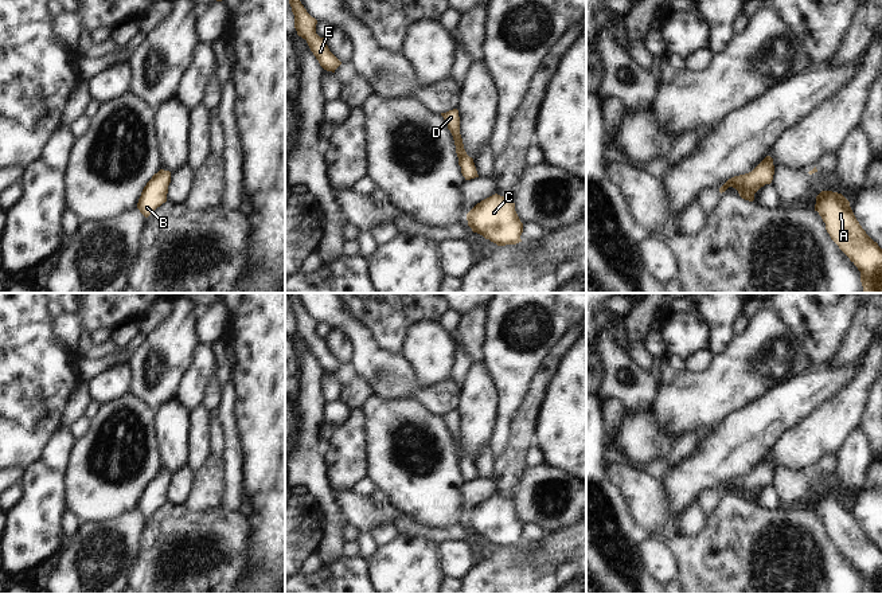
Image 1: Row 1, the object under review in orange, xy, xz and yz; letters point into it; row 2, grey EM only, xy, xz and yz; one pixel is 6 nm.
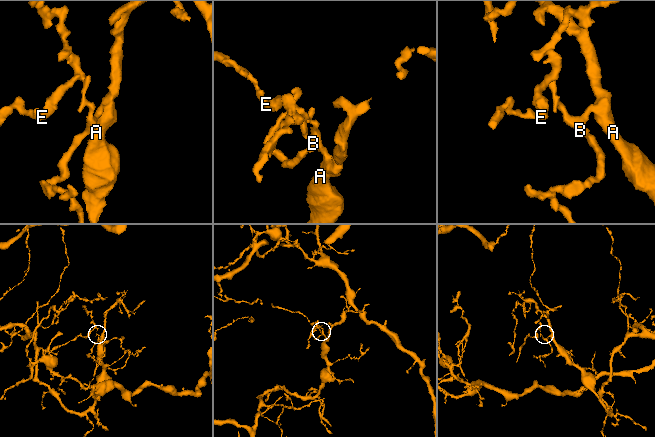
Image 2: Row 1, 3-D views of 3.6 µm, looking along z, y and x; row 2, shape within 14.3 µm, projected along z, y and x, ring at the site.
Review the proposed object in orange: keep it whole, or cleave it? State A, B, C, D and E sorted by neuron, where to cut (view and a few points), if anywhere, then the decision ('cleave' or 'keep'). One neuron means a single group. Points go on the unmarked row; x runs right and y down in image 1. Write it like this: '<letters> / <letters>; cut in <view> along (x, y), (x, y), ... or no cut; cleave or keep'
A B C D E; no cut; keep

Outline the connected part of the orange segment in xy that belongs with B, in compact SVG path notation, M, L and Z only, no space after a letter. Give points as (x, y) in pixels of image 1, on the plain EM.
M160 470L144 488L137 504L140 513L148 519L157 508L167 503L171 473Z

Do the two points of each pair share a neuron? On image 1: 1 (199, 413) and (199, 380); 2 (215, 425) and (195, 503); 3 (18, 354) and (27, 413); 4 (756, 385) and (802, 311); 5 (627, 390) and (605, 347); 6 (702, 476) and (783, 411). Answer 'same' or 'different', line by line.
1: different
2: same
3: same
4: different
5: same
6: same

